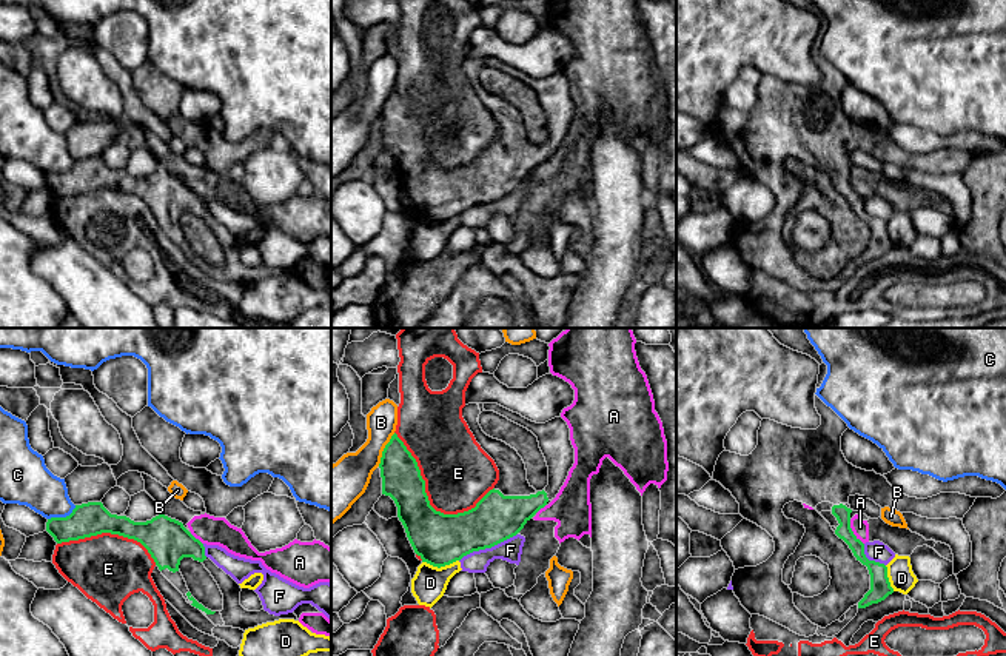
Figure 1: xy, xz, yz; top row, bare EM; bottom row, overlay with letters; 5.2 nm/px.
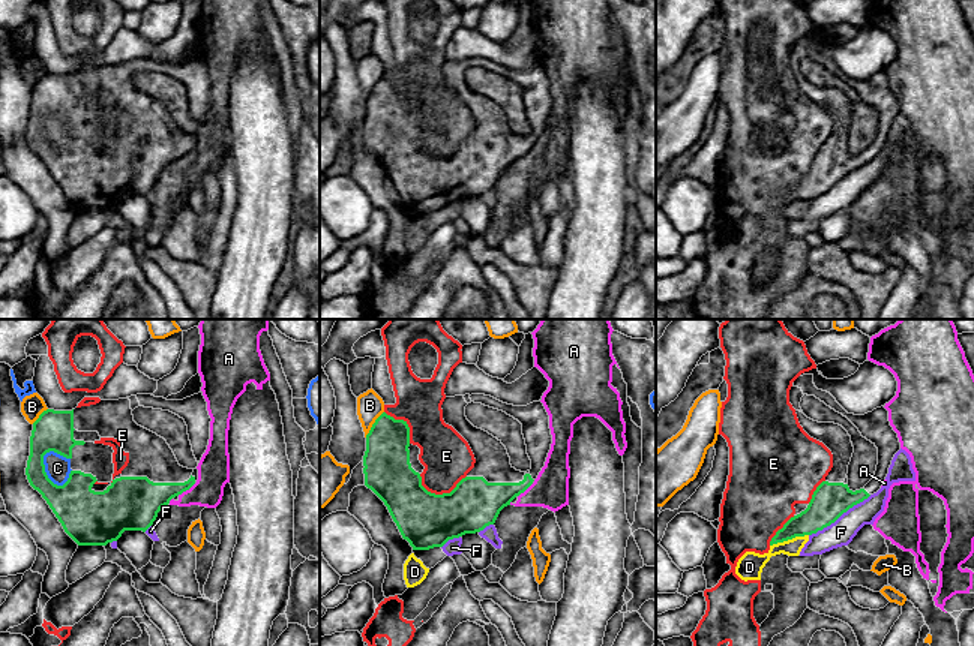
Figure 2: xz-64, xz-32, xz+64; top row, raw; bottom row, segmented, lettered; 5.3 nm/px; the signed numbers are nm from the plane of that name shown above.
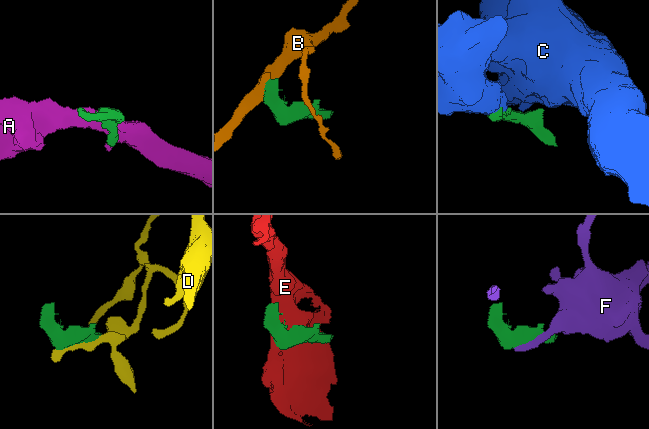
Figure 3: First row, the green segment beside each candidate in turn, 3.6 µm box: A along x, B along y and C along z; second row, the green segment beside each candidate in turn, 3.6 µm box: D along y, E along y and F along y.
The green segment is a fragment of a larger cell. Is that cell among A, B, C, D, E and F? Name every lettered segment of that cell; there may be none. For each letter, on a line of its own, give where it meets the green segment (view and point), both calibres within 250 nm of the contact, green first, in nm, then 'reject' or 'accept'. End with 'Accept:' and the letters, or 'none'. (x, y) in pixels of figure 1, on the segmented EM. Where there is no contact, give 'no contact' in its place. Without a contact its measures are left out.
A: yz (852, 532) | 100/90 nm | reject
B: xz (384, 450) | 200/220 nm | reject
C: xy (62, 518) | 180/240 nm | reject
D: xz (439, 567) | 280/180 nm | reject
E: xz (427, 499) | 280/360 nm | reject
F: xz (487, 547) | 280/120 nm | reject
Accept: none

